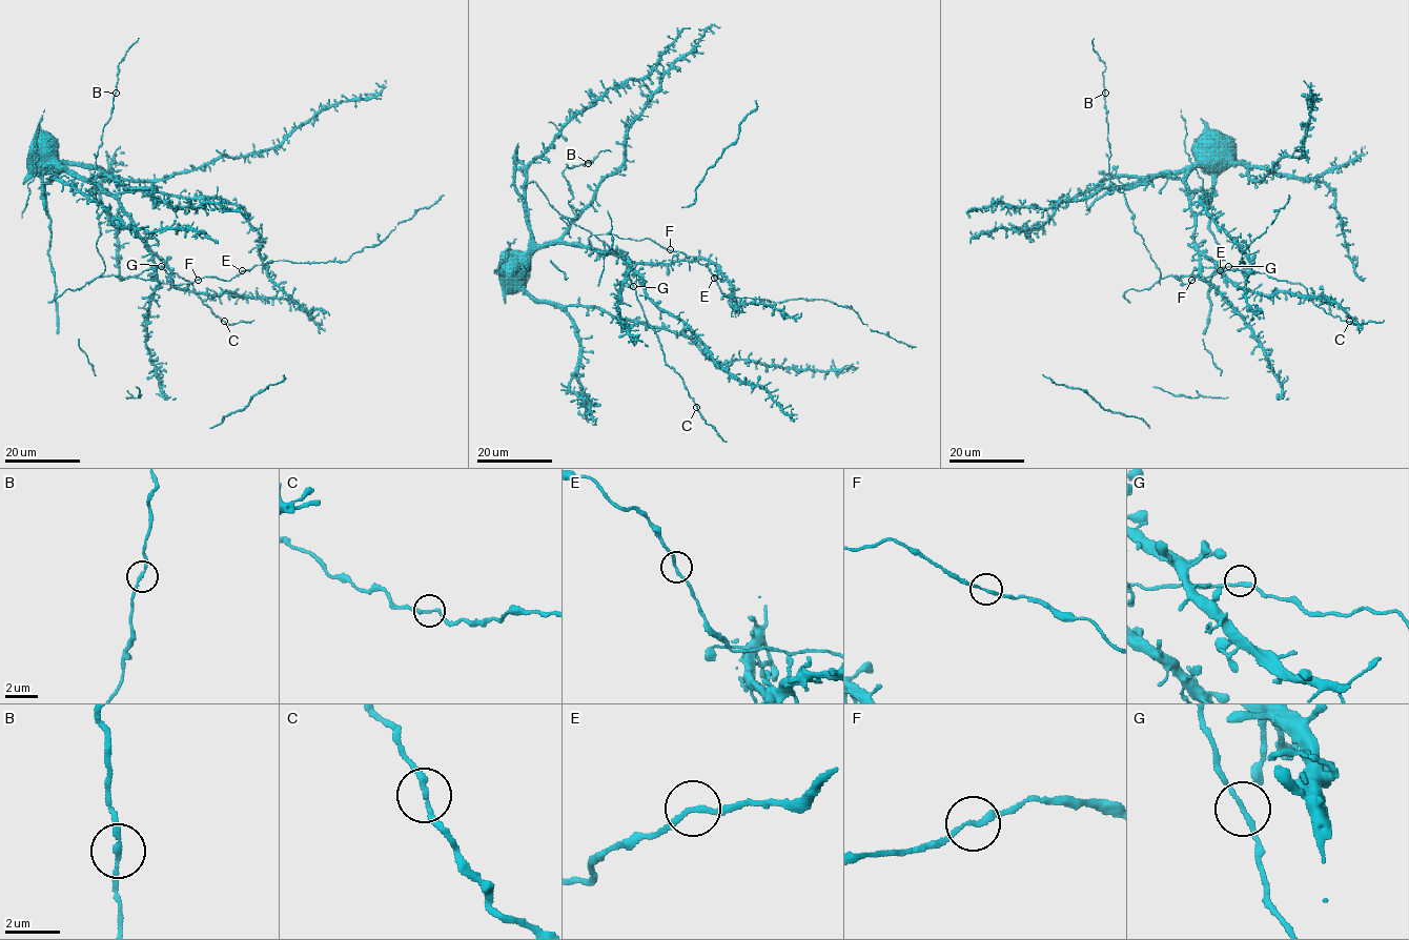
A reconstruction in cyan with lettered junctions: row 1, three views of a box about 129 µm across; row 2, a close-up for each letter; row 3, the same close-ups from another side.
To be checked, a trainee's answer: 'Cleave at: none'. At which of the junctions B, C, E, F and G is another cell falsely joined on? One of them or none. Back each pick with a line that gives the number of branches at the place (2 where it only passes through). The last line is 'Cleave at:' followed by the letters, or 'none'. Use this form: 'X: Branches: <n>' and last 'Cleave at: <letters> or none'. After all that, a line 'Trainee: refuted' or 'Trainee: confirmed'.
Cleave at: none
Trainee: confirmed

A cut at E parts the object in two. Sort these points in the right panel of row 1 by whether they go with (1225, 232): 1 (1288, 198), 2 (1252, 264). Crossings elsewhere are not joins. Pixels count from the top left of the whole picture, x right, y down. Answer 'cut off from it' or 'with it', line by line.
1: cut off from it
2: with it

